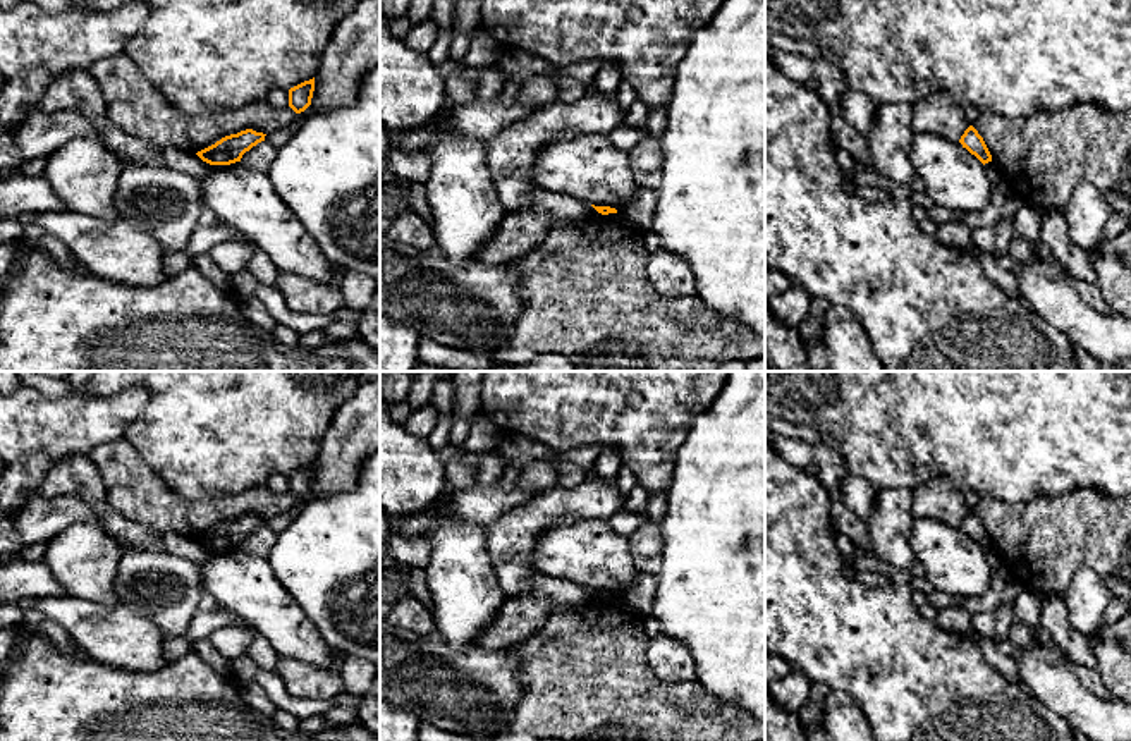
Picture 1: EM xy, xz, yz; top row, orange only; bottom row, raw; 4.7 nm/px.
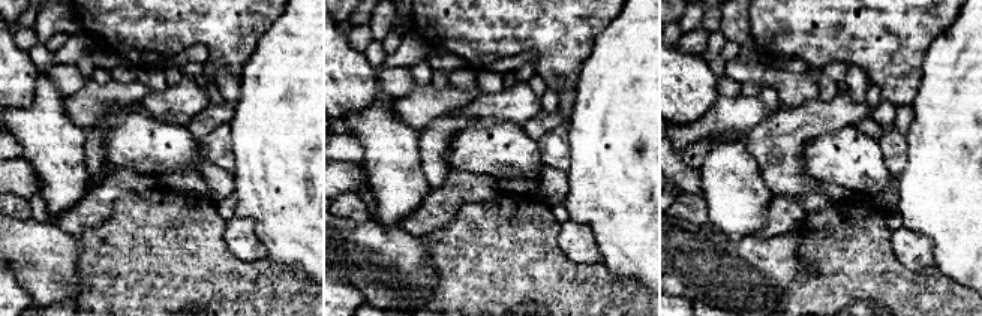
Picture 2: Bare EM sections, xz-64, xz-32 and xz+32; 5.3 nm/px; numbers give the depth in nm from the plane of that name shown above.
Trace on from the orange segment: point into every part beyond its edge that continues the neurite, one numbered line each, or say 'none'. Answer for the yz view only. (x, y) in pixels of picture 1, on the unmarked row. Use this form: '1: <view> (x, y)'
none

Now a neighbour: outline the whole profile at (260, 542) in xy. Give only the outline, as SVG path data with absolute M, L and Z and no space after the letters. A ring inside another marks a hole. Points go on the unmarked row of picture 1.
M261 526L256 531L253 531L249 536L246 536L241 543L241 547L256 557L268 559L270 552L275 545L275 535L270 528Z

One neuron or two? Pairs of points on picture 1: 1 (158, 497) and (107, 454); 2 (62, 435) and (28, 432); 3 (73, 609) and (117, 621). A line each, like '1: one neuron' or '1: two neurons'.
1: one neuron
2: one neuron
3: one neuron

